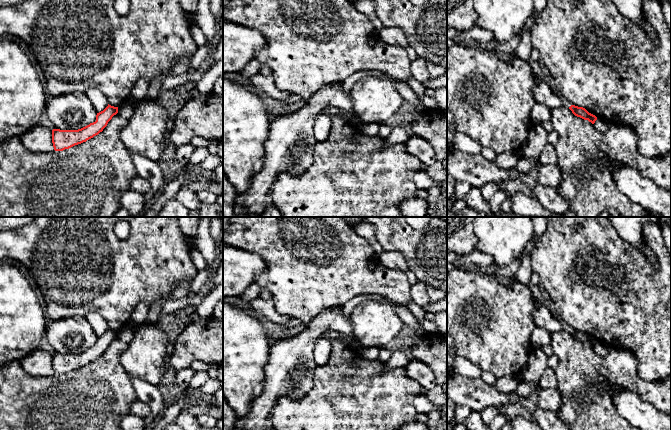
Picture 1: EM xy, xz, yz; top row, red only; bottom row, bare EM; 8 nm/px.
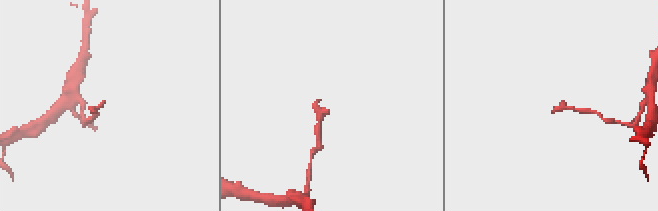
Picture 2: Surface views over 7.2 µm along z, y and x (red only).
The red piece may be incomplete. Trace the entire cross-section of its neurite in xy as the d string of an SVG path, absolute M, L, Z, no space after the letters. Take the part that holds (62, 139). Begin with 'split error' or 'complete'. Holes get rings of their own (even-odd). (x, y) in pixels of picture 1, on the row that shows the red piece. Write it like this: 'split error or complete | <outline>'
complete | M108 104L101 112L97 113L96 121L78 130L52 130L52 143L55 151L63 151L75 145L86 142L98 135L107 126L108 122L118 113L118 107Z

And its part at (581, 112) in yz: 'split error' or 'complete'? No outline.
complete

